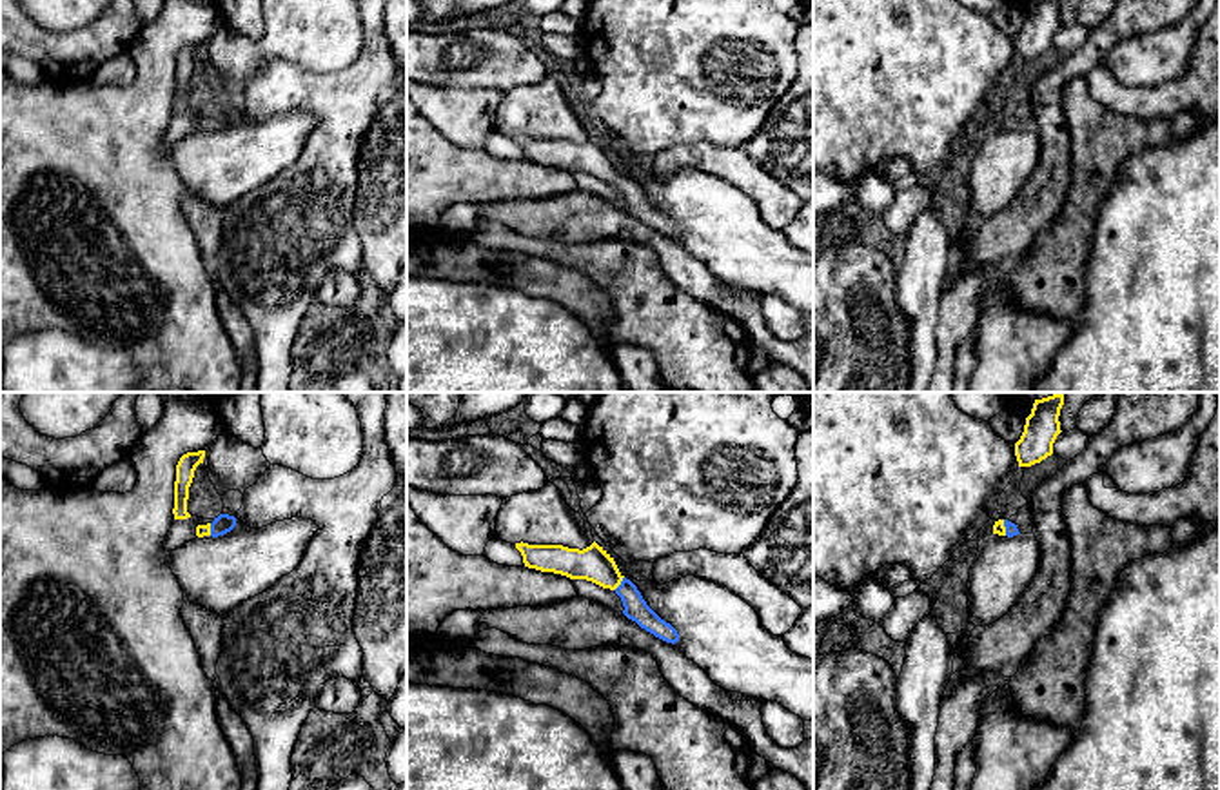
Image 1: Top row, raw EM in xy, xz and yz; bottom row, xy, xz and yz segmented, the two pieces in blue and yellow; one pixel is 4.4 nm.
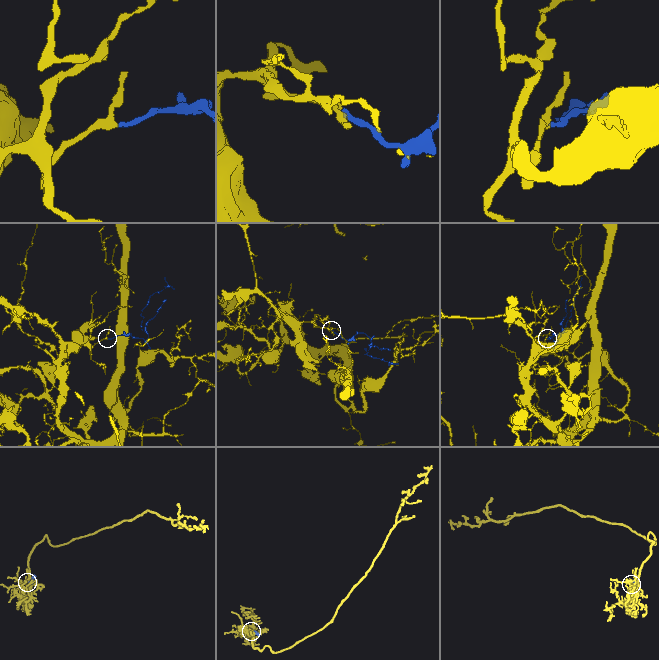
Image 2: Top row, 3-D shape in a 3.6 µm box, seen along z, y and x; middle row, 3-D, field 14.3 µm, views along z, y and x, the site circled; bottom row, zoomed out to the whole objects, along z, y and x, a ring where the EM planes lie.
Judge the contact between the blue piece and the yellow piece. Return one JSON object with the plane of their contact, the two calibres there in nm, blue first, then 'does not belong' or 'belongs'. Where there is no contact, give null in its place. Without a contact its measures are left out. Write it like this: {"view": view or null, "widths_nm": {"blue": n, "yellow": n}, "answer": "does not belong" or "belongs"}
{"view": "xz", "widths_nm": {"blue": 110, "yellow": 160}, "answer": "belongs"}

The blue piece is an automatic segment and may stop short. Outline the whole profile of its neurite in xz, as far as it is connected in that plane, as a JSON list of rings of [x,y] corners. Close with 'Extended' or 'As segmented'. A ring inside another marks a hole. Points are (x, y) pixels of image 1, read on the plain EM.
[[[523,134],[516,136],[516,142],[528,162],[561,167],[570,173],[586,173],[614,183],[621,191],[623,207],[628,212],[666,236],[674,238],[679,234],[677,223],[646,198],[637,180],[619,165],[614,151],[595,134],[583,143]]]. Extended

